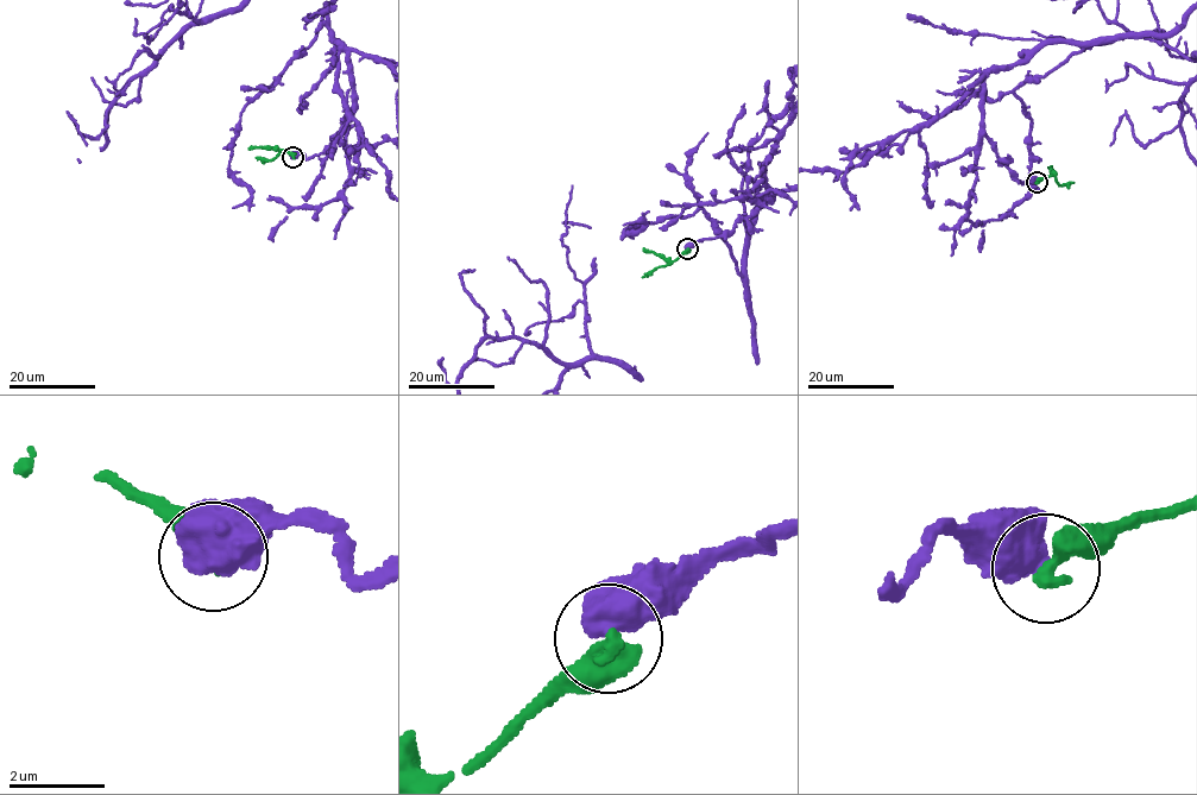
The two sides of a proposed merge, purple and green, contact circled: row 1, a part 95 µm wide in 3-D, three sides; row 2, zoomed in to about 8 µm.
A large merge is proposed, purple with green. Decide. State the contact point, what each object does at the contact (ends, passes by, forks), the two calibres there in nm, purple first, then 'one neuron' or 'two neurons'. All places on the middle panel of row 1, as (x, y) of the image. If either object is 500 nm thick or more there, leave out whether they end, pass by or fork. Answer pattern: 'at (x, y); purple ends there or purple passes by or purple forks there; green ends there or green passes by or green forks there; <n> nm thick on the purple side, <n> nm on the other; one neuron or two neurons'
at (687, 248); 800 nm thick on the purple side, 550 nm on the other; two neurons

